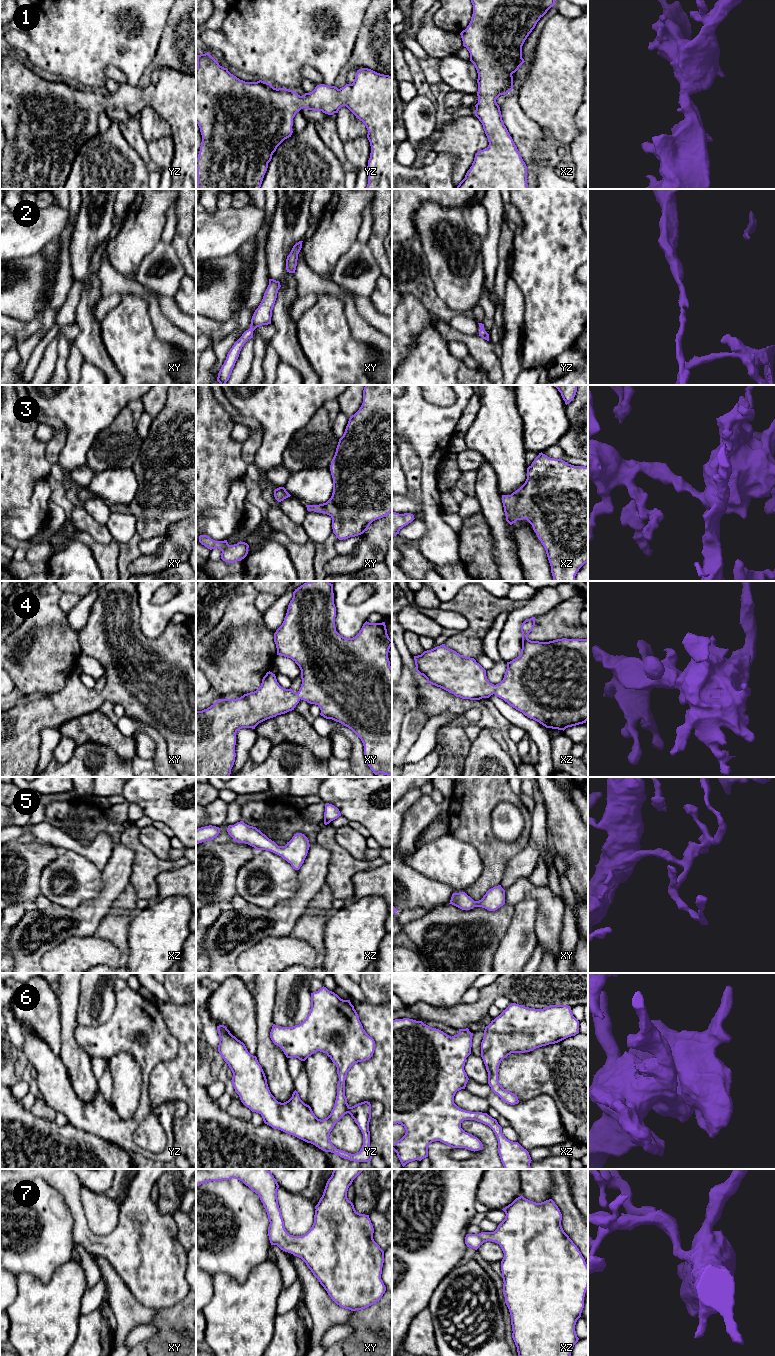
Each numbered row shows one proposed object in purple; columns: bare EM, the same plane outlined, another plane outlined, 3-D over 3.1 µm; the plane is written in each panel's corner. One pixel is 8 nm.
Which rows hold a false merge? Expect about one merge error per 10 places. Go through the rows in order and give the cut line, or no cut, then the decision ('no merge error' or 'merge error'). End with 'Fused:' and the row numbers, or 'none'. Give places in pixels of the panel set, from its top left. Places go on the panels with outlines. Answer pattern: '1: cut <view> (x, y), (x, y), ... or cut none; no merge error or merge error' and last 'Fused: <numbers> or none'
1: cut none; no merge error
2: cut none; no merge error
3: cut none; no merge error
4: cut none; no merge error
5: cut none; no merge error
6: cut none; no merge error
7: cut none; no merge error
Fused: none

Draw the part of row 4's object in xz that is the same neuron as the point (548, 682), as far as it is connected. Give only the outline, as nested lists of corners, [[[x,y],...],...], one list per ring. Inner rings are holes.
[[[535,617],[525,620],[521,625],[522,649],[520,655],[507,662],[507,670],[503,680],[494,685],[489,682],[486,670],[474,658],[460,655],[445,644],[421,655],[414,656],[415,669],[427,679],[427,683],[440,687],[456,697],[470,700],[489,698],[495,694],[510,706],[522,712],[546,728],[565,730],[568,727],[586,723],[588,720],[588,639],[557,639],[549,642],[531,641],[529,633],[535,626]]]

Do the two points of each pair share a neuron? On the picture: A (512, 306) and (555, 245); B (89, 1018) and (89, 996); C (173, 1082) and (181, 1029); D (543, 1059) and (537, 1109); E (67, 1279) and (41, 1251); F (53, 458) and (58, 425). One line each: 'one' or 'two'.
A: two
B: one
C: one
D: two
E: two
F: one

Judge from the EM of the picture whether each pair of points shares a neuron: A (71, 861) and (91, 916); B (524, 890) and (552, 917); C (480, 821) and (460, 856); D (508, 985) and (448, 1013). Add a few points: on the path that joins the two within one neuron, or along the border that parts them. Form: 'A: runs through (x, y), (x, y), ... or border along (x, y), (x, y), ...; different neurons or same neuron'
A: border along (102, 885), (95, 898), (73, 908), (62, 906); different neurons
B: runs through (533, 892), (551, 908); same neuron
C: border along (452, 835), (469, 843), (477, 851), (482, 861); different neurons
D: runs through (493, 993), (473, 1013), (463, 1013); same neuron

